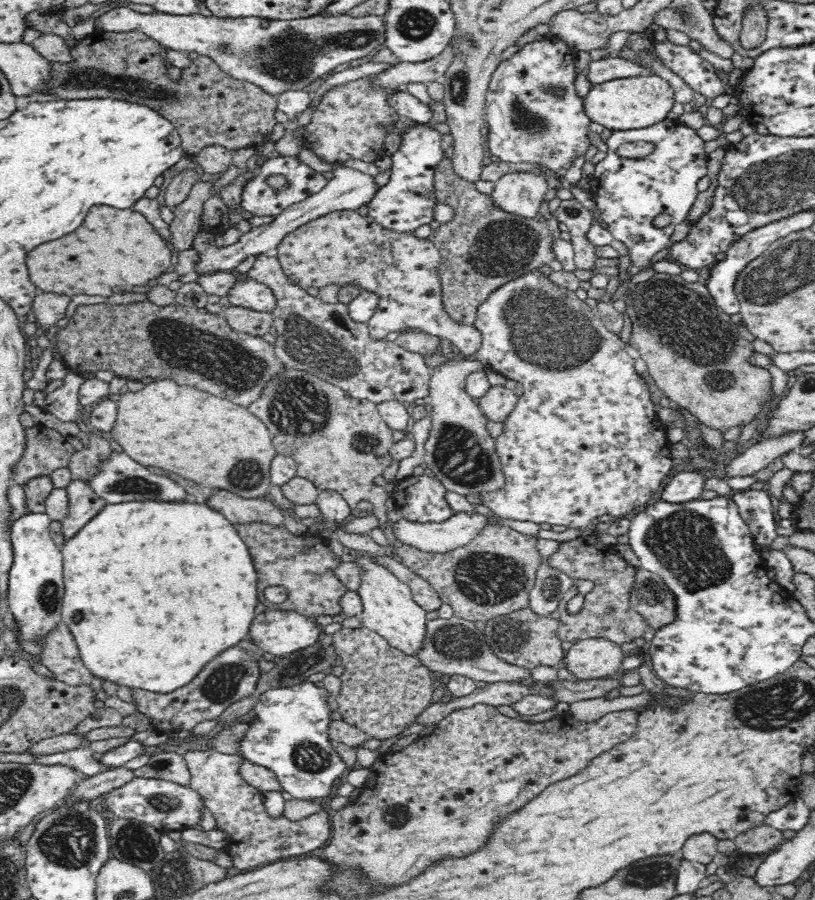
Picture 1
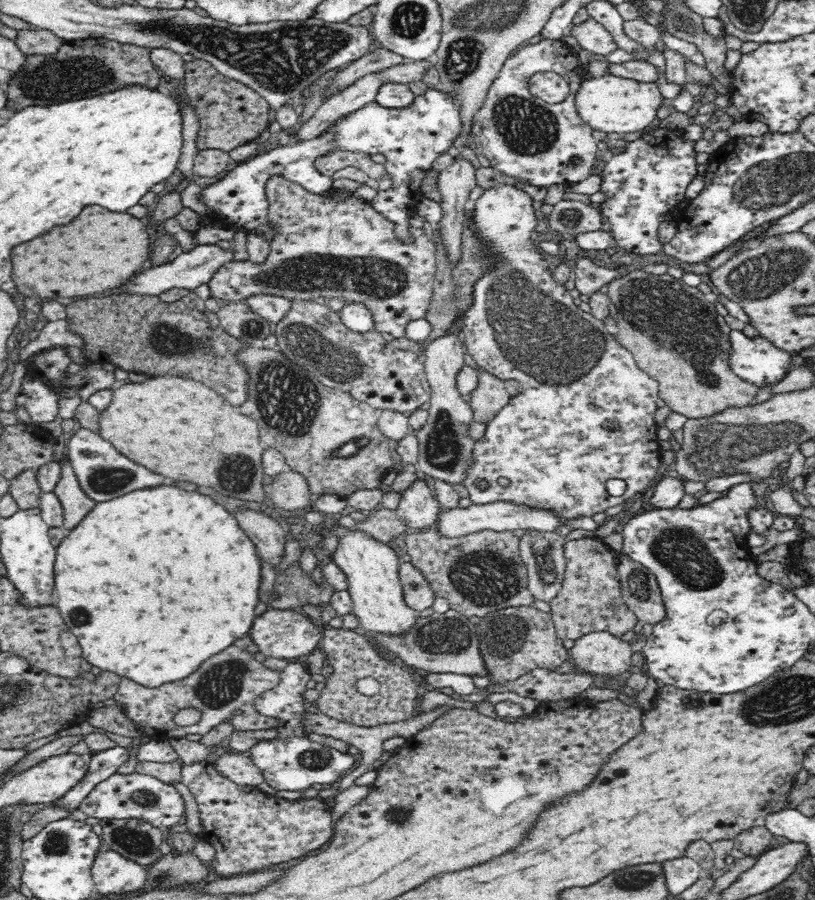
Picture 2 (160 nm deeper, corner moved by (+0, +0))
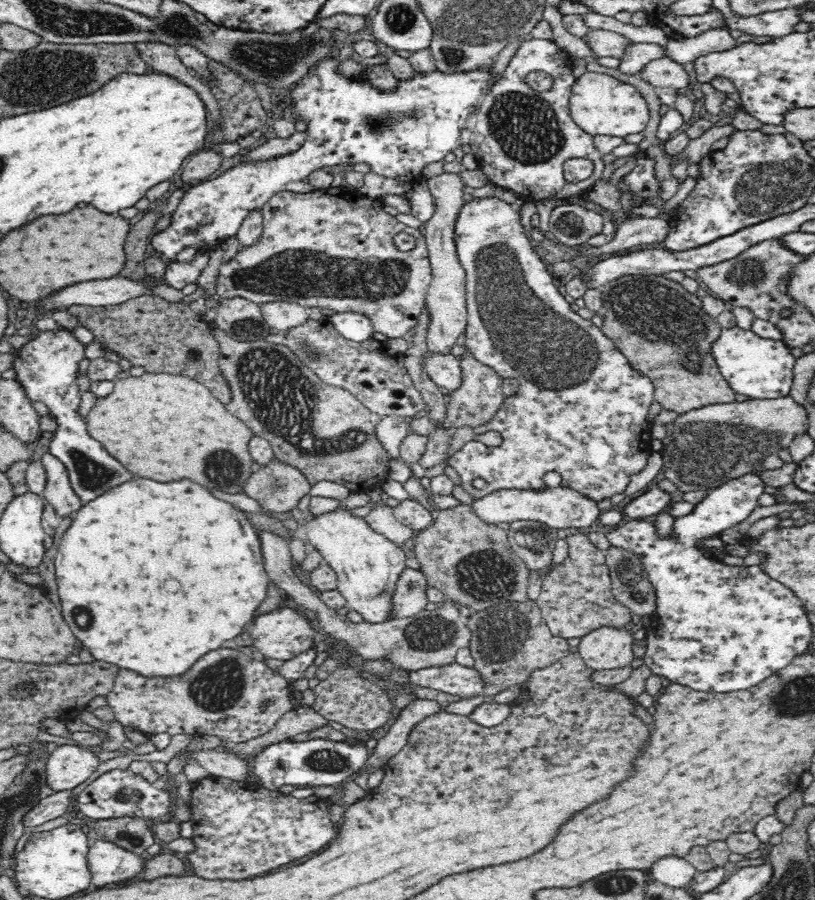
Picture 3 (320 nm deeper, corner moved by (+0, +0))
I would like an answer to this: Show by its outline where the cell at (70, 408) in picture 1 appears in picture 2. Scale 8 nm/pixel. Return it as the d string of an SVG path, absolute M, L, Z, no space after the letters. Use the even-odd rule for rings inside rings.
M23 381L14 398L16 409L22 406L30 416L31 424L41 424L56 420L60 416L60 394L58 387L42 381Z

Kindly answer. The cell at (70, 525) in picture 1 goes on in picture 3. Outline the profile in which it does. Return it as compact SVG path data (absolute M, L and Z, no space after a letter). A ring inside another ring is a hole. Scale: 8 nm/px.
M52 453L43 454L42 465L46 467L48 483L44 492L44 500L50 502L61 518L74 518L85 505L74 491L66 465Z

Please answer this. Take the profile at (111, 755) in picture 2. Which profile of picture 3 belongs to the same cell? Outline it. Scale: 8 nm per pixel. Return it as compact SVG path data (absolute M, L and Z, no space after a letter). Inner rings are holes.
M73 789L53 792L50 796L44 797L28 814L24 823L27 829L37 827L49 820L64 817L74 806L76 792Z

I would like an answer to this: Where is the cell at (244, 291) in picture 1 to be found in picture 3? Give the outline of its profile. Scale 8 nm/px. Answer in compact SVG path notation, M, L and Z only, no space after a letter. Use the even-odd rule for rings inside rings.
M270 301L259 305L263 319L271 328L284 332L302 324L309 315L307 307L288 301Z

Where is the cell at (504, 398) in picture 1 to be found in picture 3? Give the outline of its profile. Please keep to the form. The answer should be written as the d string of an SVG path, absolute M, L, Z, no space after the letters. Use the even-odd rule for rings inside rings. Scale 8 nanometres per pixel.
M468 352L460 359L460 365L462 365L462 373L464 373L464 382L453 393L447 392L448 409L445 410L445 414L448 414L448 422L453 423L454 428L470 426L474 429L492 420L498 409L504 404L503 378L489 366L478 362Z

